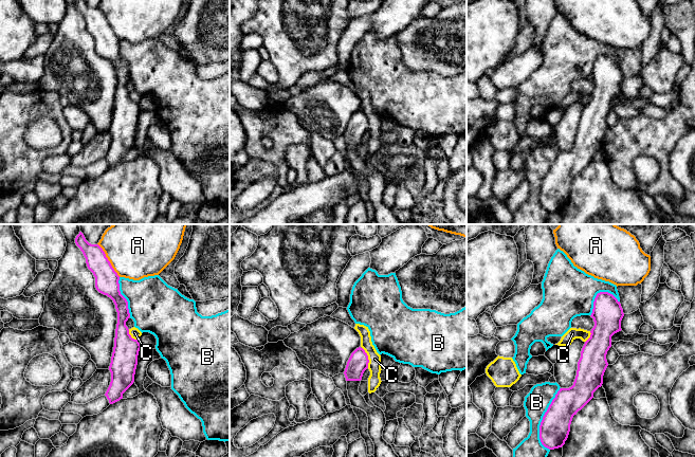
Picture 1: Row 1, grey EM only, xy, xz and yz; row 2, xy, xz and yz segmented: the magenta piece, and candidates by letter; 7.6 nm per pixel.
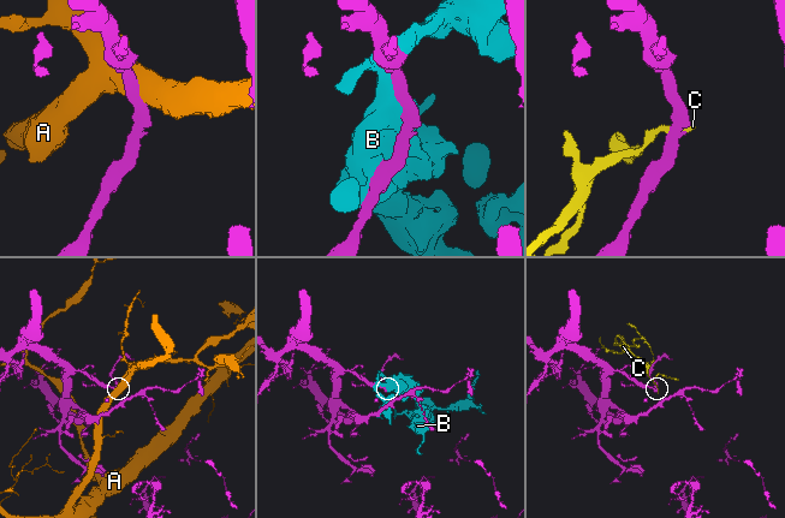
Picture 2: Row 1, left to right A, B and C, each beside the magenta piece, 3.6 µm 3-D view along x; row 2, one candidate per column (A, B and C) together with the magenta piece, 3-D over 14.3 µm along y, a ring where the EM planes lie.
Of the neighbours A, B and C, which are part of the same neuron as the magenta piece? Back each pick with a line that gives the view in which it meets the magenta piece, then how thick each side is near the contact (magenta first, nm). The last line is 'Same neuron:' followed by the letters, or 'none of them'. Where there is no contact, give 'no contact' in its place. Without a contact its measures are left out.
Same neuron: none of them

